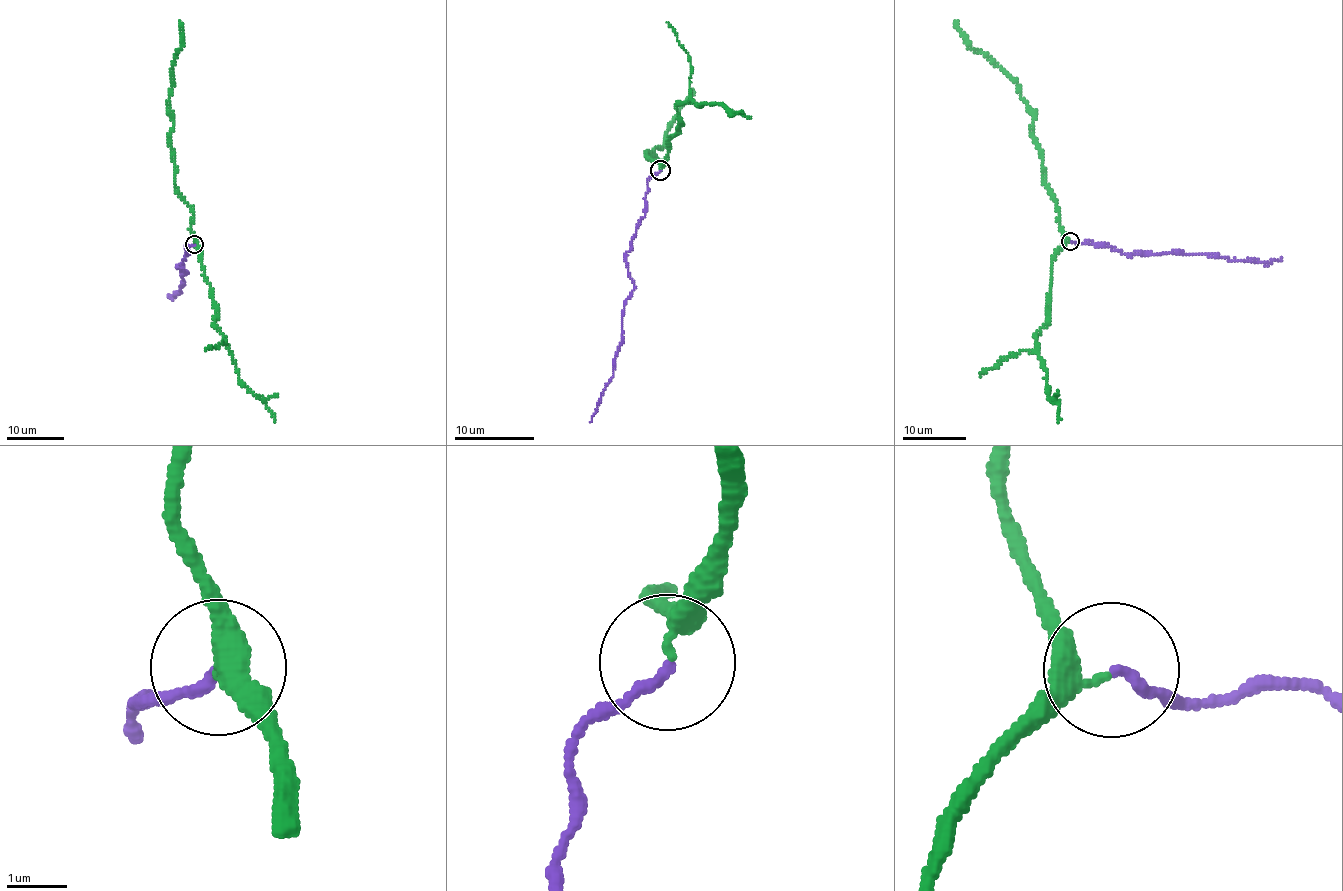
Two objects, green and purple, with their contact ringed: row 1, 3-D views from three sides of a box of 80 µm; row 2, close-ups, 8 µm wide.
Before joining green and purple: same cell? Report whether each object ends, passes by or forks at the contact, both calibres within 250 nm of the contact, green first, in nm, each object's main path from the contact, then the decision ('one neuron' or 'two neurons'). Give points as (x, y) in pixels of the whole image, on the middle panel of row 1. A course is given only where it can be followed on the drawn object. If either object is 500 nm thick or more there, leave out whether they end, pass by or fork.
green passes by; purple ends there; 260 nm thick on the green side, 170 nm on the other; green runs (659, 169), (658, 162), (664, 165), (646, 153), (656, 160), (653, 155), (668, 123), (689, 101), (692, 90); purple runs (659, 171), (647, 183), (645, 217), (626, 253), (634, 290), (624, 306), (615, 369), (590, 422); one neuron

